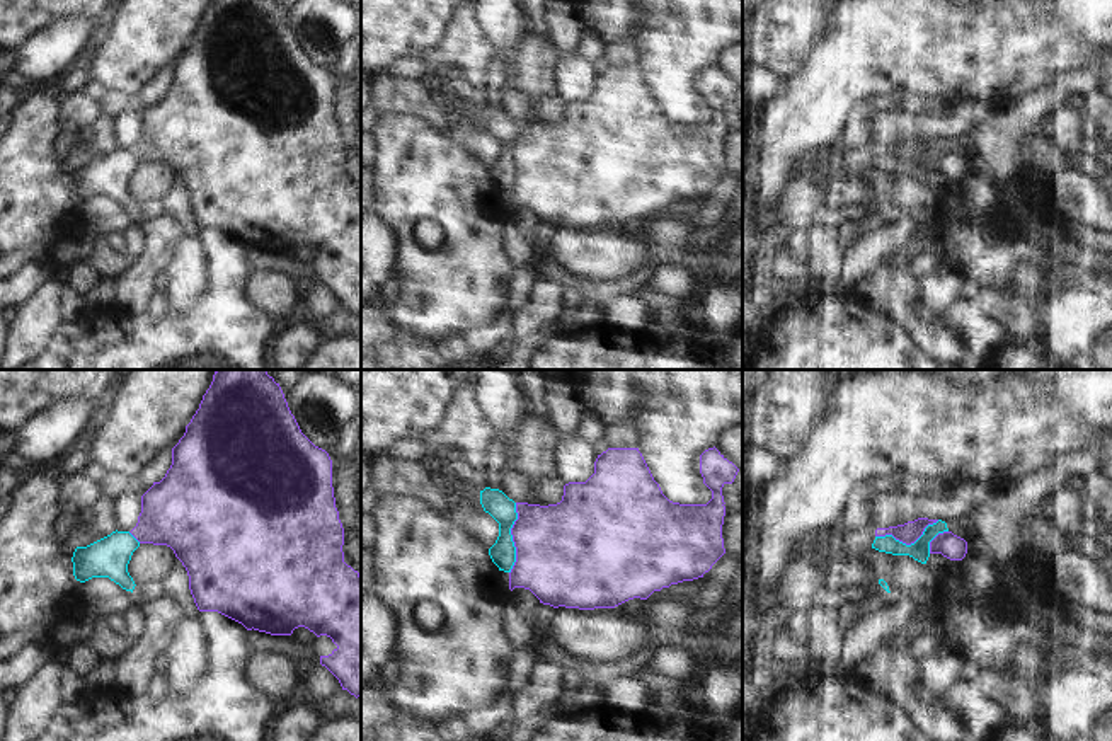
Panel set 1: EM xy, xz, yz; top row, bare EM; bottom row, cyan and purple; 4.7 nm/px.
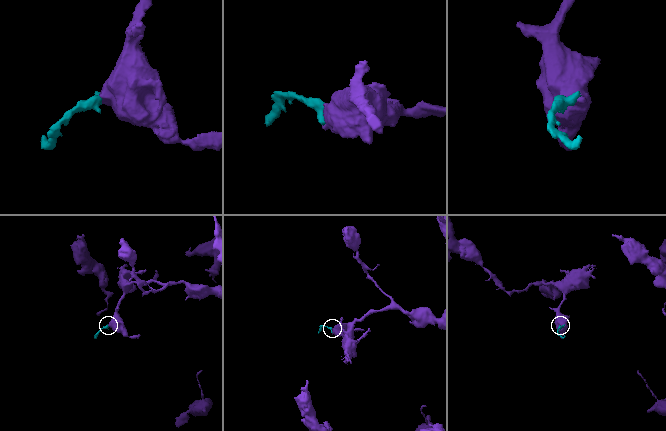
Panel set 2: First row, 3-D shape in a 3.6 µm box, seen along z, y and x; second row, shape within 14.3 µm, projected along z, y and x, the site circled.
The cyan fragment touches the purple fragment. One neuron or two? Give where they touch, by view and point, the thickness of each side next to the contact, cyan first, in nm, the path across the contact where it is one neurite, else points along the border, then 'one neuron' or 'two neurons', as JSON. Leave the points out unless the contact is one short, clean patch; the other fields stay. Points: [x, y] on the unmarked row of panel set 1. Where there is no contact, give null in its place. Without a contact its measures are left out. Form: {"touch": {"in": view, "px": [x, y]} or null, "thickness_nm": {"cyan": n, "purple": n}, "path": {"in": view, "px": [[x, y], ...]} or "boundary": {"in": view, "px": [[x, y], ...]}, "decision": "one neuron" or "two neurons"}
{"touch": {"in": "xz", "px": [511, 157]}, "thickness_nm": {"cyan": 120, "purple": 440}, "boundary": {"in": "xz", "px": [[516, 121], [516, 138], [511, 147], [515, 183], [510, 191]]}, "decision": "two neurons"}

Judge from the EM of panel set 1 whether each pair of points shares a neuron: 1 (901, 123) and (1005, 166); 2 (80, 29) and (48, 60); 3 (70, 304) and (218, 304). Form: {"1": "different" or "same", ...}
{"1": "different", "2": "same", "3": "different"}

